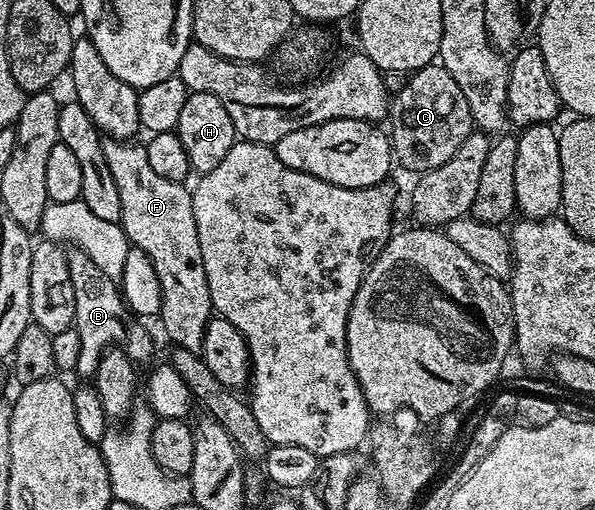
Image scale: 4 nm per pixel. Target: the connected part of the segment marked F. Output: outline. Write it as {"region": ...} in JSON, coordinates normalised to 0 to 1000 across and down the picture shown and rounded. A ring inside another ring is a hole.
{"region":[[[178,271],[173,276],[175,314],[182,314],[182,337],[195,353],[202,375],[202,416],[205,453],[218,473],[220,484],[235,488],[255,518],[269,557],[269,629],[272,647],[287,663],[287,673],[309,675],[314,686],[338,688],[343,643],[353,631],[360,598],[350,573],[350,541],[343,541],[343,502],[336,502],[336,463],[329,463],[329,424],[323,416],[323,378],[308,359],[276,353],[255,331],[244,284],[225,275]]]}

